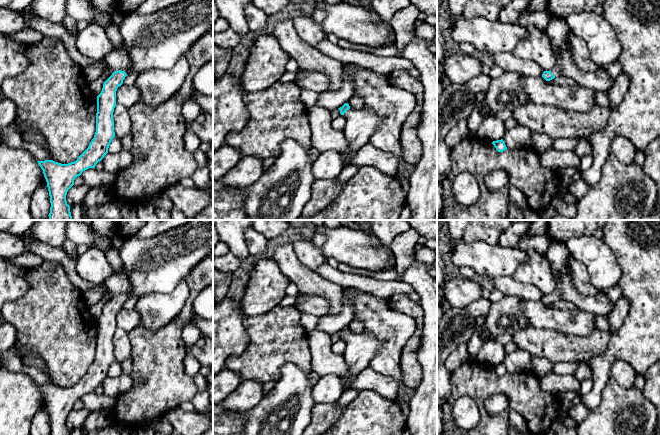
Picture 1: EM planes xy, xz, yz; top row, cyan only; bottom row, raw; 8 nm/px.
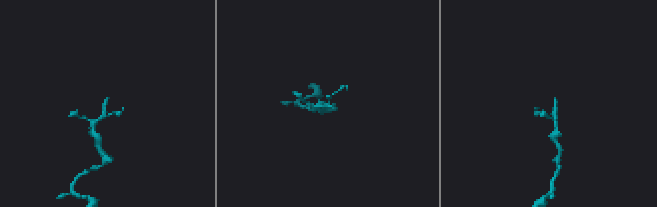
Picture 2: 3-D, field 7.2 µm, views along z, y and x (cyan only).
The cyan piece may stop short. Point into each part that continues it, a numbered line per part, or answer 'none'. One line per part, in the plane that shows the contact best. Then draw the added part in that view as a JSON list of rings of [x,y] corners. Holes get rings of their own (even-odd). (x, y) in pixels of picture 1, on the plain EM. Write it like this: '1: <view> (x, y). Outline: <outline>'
1: xz (361, 348). Outline: [[[363,331],[361,333],[348,333],[344,339],[346,349],[343,354],[349,373],[352,376],[369,367],[370,361],[375,357],[383,341]]]

